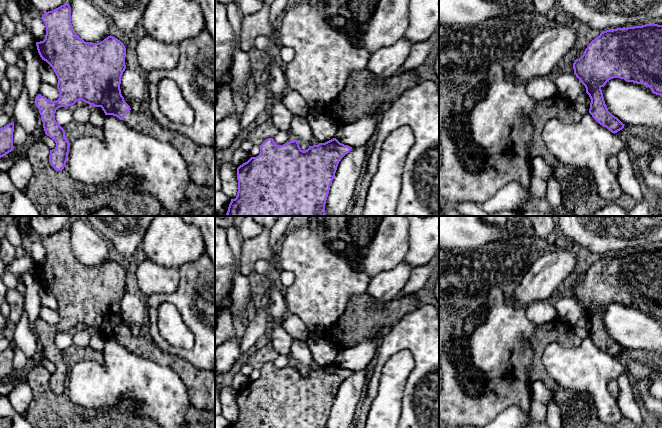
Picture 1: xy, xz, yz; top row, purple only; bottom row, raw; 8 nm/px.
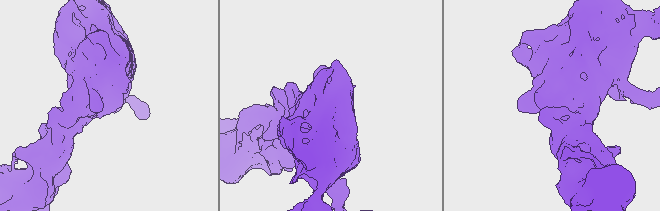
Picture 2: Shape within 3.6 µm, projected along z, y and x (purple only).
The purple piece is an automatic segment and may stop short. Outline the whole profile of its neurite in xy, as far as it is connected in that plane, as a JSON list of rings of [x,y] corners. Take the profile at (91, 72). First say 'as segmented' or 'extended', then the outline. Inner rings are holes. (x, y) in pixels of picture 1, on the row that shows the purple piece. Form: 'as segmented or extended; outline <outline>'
extended; outline [[[69,3],[44,13],[41,19],[46,26],[46,35],[43,41],[36,42],[36,46],[42,60],[52,67],[57,76],[59,98],[56,101],[51,101],[38,94],[35,98],[35,105],[39,109],[45,134],[56,143],[56,147],[50,150],[49,155],[49,162],[56,171],[64,169],[70,146],[64,129],[55,120],[56,110],[60,107],[73,106],[77,101],[82,100],[94,107],[101,107],[105,115],[118,117],[136,131],[150,135],[160,141],[169,142],[179,150],[187,163],[191,182],[199,186],[215,185],[214,147],[195,144],[181,133],[162,127],[151,114],[132,111],[125,102],[121,94],[120,84],[126,69],[126,48],[120,40],[110,35],[101,42],[85,42],[72,27]]]

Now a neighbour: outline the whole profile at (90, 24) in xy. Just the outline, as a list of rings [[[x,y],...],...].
[[[70,0],[71,23],[85,42],[97,43],[110,36],[107,16],[90,0]]]

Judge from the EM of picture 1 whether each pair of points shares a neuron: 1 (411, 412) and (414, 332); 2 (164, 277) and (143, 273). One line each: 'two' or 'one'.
1: one
2: one

